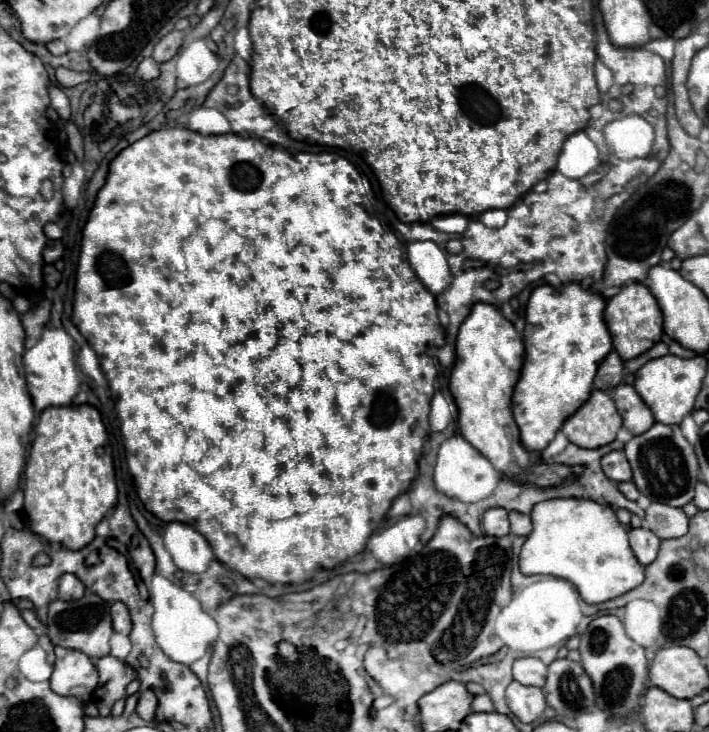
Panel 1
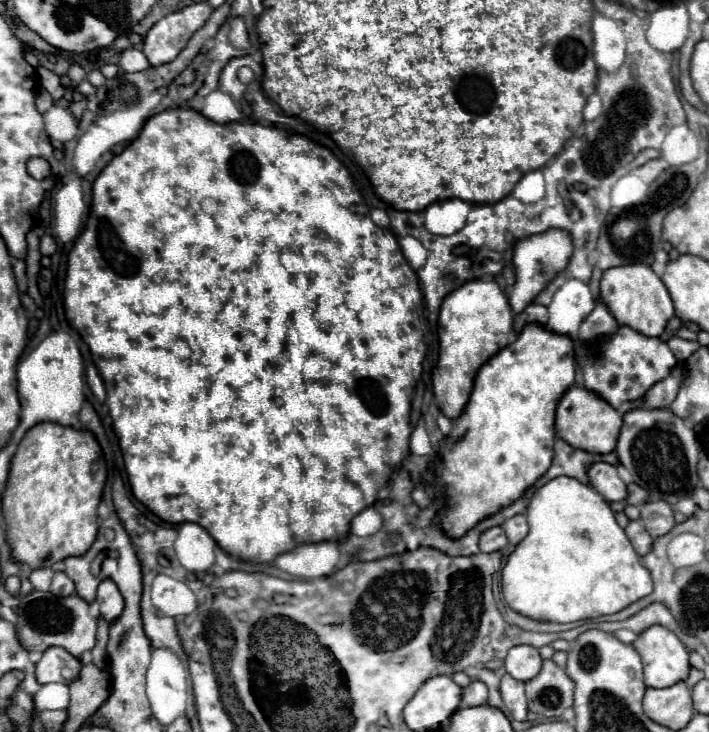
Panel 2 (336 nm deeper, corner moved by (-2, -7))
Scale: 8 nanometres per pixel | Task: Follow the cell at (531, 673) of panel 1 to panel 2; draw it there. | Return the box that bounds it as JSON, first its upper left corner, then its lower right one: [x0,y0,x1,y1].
[504,645,542,681]

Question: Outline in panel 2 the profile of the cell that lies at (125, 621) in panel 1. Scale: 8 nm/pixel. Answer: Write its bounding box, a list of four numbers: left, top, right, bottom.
[96,579,124,621]

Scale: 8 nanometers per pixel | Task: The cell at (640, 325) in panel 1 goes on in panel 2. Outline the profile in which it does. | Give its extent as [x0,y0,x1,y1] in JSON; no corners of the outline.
[600,263,674,337]

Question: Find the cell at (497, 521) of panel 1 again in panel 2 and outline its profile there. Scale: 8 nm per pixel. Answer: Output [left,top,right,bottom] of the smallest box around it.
[480,527,508,553]

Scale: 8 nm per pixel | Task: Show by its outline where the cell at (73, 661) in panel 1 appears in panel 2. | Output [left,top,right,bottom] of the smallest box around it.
[36,647,80,683]

